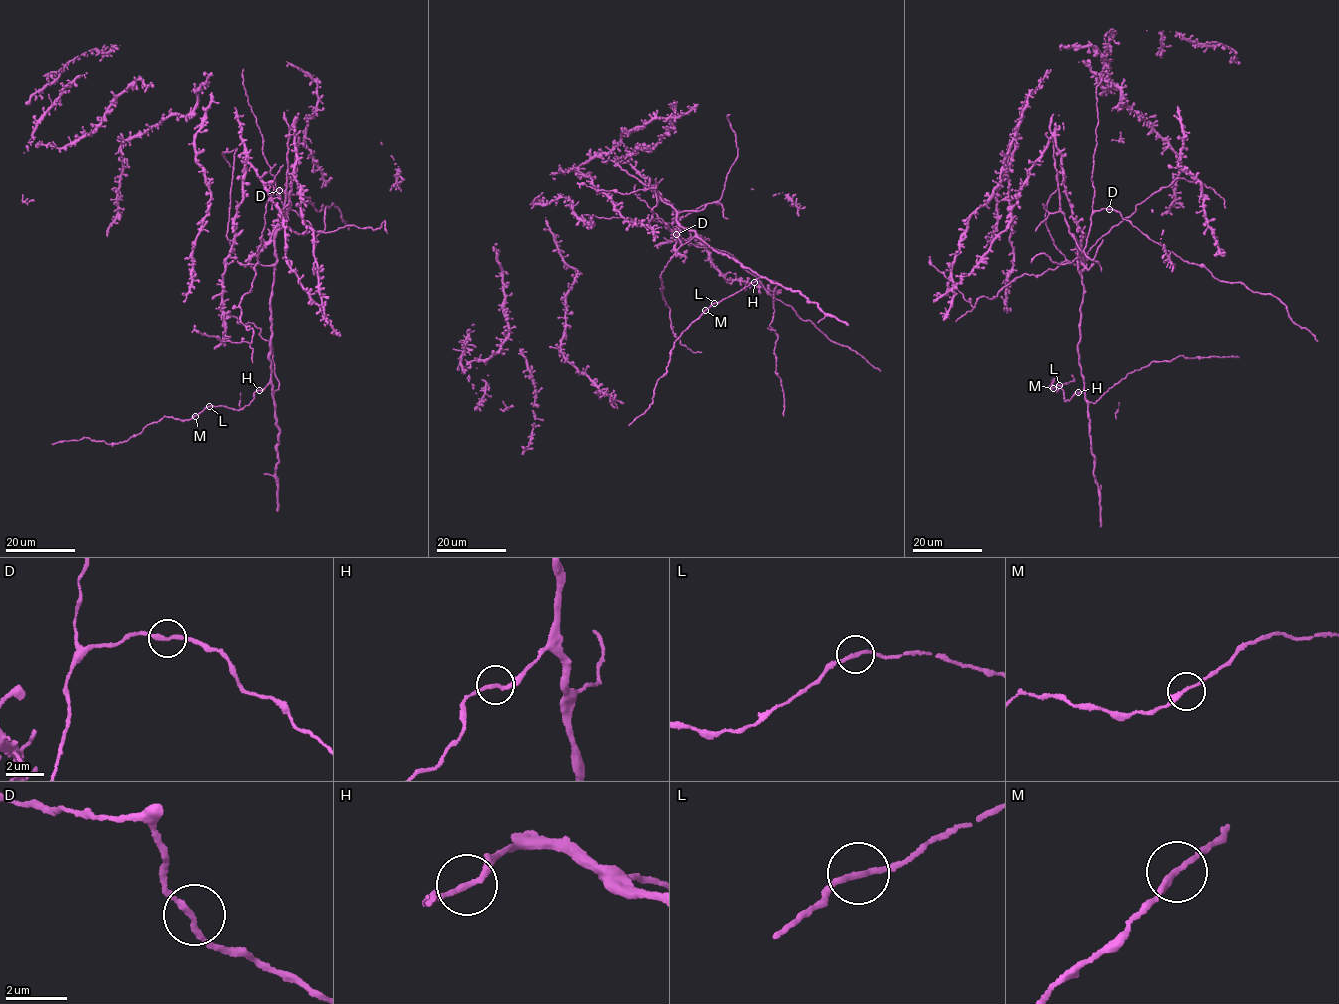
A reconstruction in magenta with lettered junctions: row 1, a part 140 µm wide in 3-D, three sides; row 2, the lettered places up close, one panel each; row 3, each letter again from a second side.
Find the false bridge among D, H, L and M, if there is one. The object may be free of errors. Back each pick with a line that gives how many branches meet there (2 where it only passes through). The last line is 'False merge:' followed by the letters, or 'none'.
False merge: none

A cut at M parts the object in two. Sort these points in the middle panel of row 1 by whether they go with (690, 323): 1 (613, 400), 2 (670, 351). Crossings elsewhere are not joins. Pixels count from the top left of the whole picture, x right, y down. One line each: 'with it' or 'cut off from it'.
1: cut off from it
2: with it

